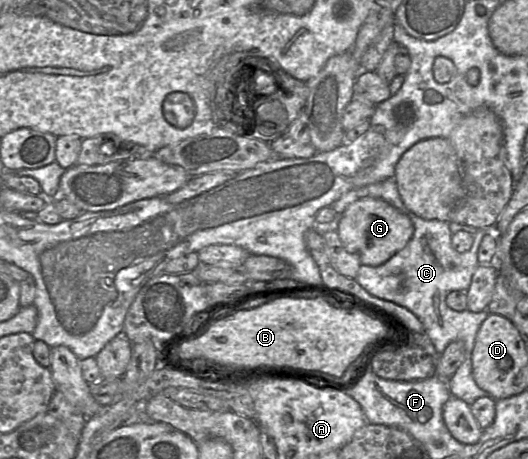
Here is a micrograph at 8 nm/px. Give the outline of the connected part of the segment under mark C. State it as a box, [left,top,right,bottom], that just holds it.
[330,178,493,406]

